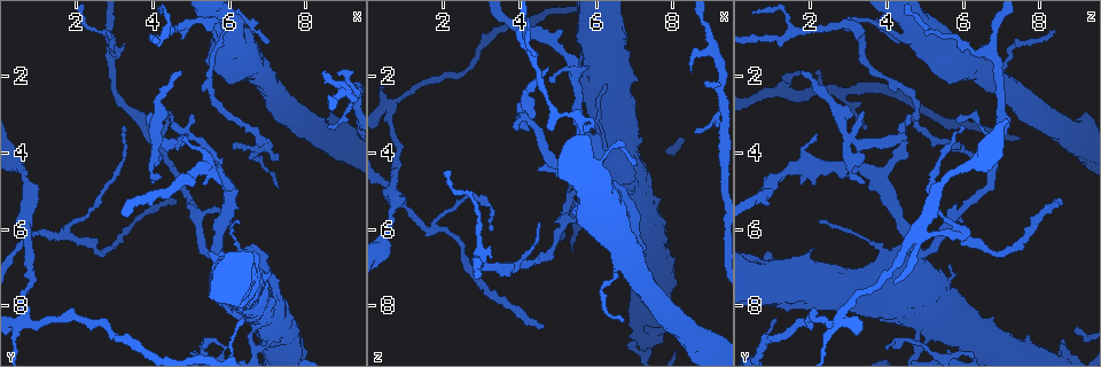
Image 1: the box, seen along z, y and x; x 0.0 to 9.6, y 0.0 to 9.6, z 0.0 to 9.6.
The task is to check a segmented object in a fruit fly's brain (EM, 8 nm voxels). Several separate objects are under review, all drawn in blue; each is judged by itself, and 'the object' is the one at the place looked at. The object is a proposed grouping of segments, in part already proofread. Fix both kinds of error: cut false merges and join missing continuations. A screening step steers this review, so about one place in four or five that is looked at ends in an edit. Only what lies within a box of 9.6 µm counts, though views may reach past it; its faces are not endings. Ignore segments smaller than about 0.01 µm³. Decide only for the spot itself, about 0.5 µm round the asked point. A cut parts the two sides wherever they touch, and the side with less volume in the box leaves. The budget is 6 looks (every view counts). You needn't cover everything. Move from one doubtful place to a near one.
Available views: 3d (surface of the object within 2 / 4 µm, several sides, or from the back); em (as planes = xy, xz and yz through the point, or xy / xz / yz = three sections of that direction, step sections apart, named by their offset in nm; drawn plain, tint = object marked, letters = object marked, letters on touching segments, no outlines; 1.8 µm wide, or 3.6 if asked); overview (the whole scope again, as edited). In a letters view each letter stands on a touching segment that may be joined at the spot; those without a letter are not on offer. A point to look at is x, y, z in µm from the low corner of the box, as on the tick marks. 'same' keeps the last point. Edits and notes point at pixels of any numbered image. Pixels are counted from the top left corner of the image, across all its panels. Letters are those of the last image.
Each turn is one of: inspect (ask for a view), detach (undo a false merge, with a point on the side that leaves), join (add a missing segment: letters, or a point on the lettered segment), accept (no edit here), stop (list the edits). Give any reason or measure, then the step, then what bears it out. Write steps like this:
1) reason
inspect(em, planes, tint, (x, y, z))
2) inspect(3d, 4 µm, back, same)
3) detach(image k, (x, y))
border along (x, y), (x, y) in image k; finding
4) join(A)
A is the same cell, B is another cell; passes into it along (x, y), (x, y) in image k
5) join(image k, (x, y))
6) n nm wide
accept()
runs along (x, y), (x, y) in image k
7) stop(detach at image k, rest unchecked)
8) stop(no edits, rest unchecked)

a fork
inspect(3d, 2 µm, back, (4.35, 0.80, 1.55))

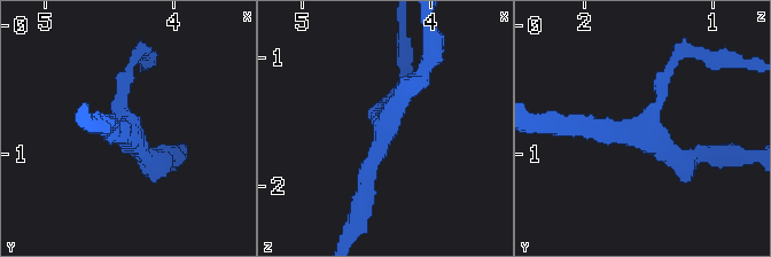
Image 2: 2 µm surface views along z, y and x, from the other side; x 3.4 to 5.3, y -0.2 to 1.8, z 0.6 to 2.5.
need the tissue
inspect(em, 3.6 µm, planes, tint, (4.36, 0.86, 1.50))

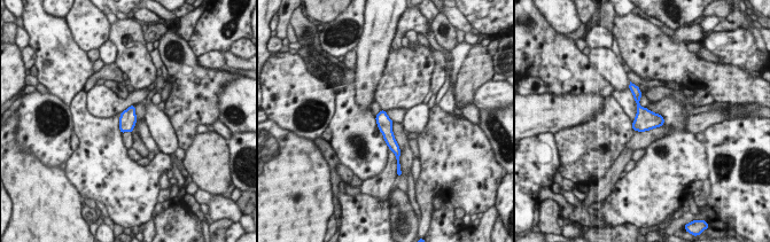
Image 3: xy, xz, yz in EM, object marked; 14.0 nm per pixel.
inspect(em, 3.6 µm, planes, letters, same)

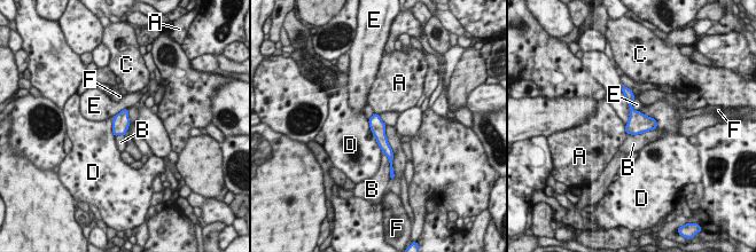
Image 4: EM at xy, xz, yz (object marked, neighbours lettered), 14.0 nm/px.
accept()
A, B, C, D, E and F are other cells; continuous, no second cell

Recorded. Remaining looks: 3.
end of a long branch
inspect(3d, 4 µm, (3.20, 3.35, 5.95))

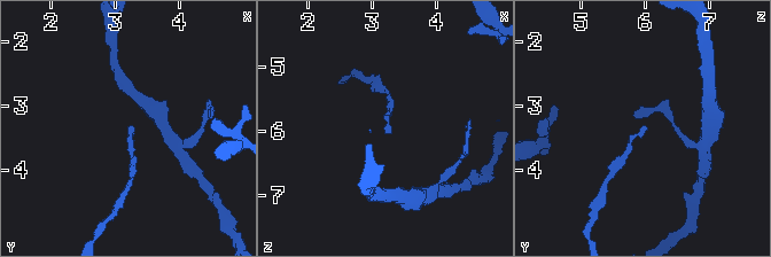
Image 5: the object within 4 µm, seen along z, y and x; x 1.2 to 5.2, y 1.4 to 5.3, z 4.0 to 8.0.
inspect(em, 3.6 µm, planes, letters, (3.25, 3.30, 5.95))

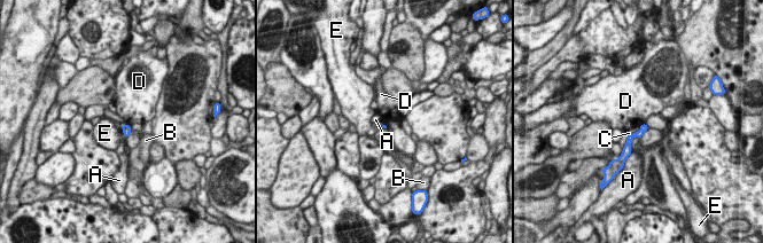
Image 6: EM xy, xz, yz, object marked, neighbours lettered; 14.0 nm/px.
A touches over 150 nm
accept()
A, B, C, D and E are other cells; runs along (644, 126), (629, 140), (625, 153) in image 6; no lettered segment goes on from it

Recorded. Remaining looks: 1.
an open end
inspect(em, yz, step 8, letters, (3.95, 4.80, 3.45))

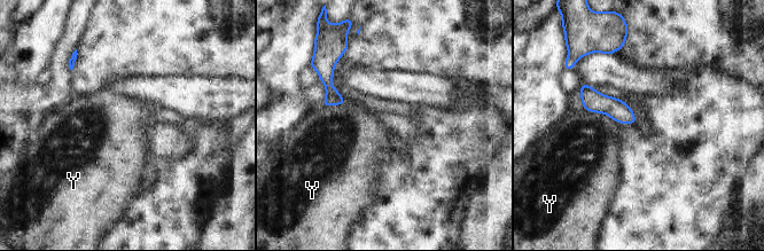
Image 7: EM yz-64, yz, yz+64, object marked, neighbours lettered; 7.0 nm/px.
accept()
Y is another cell; no lettered segment goes on from it

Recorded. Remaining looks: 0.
stop(no edits, rest unchecked)

